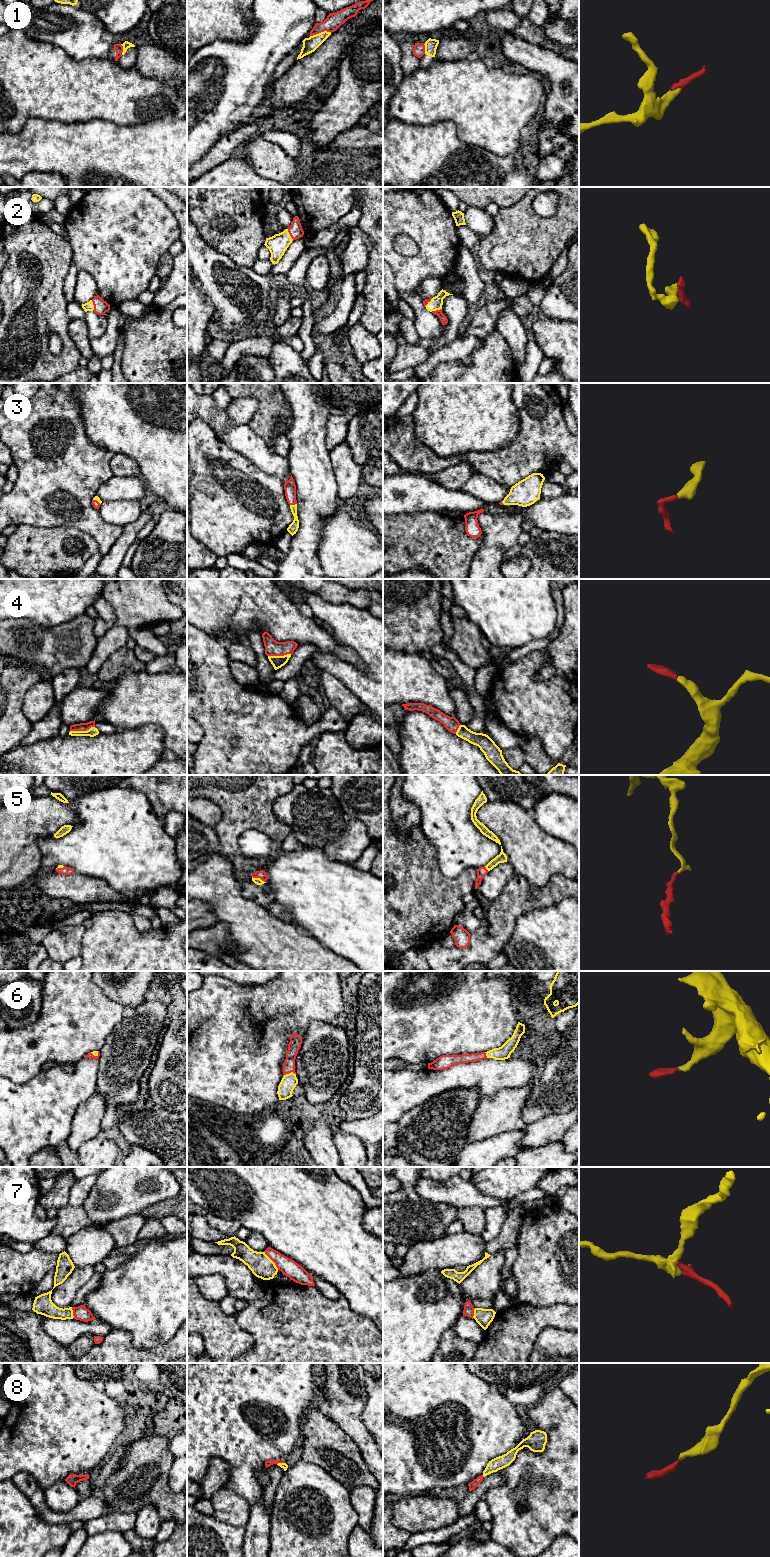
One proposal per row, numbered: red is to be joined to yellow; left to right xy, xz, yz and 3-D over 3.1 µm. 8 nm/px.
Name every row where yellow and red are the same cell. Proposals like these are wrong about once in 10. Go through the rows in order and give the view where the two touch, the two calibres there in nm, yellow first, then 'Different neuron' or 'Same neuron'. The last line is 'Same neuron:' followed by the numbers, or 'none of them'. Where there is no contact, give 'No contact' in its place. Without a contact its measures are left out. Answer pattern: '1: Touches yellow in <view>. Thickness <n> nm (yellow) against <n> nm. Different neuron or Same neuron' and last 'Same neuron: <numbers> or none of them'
1: Touches yellow in xz. Thickness 120 nm (yellow) against 130 nm. Different neuron
2: Touches yellow in xz. Thickness 160 nm (yellow) against 120 nm. Same neuron
3: Touches yellow in xz. Thickness 80 nm (yellow) against 100 nm. Same neuron
4: Touches yellow in xy. Thickness 70 nm (yellow) against 60 nm. Same neuron
5: Touches yellow in xz. Thickness 60 nm (yellow) against 70 nm. Same neuron
6: Touches yellow in xz. Thickness 130 nm (yellow) against 100 nm. Same neuron
7: Touches yellow in xz. Thickness 180 nm (yellow) against 140 nm. Different neuron
8: Touches yellow in xz. Thickness 50 nm (yellow) against 50 nm. Same neuron
Same neuron: 2, 3, 4, 5, 6, 8

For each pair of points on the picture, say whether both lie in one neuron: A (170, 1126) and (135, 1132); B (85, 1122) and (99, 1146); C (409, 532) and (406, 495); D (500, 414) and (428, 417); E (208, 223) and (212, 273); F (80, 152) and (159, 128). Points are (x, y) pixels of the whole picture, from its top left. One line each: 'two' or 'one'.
A: one
B: two
C: two
D: one
E: two
F: one

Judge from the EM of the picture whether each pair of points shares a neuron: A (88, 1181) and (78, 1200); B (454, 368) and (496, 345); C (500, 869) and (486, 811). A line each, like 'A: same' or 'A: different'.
A: same
B: same
C: different

